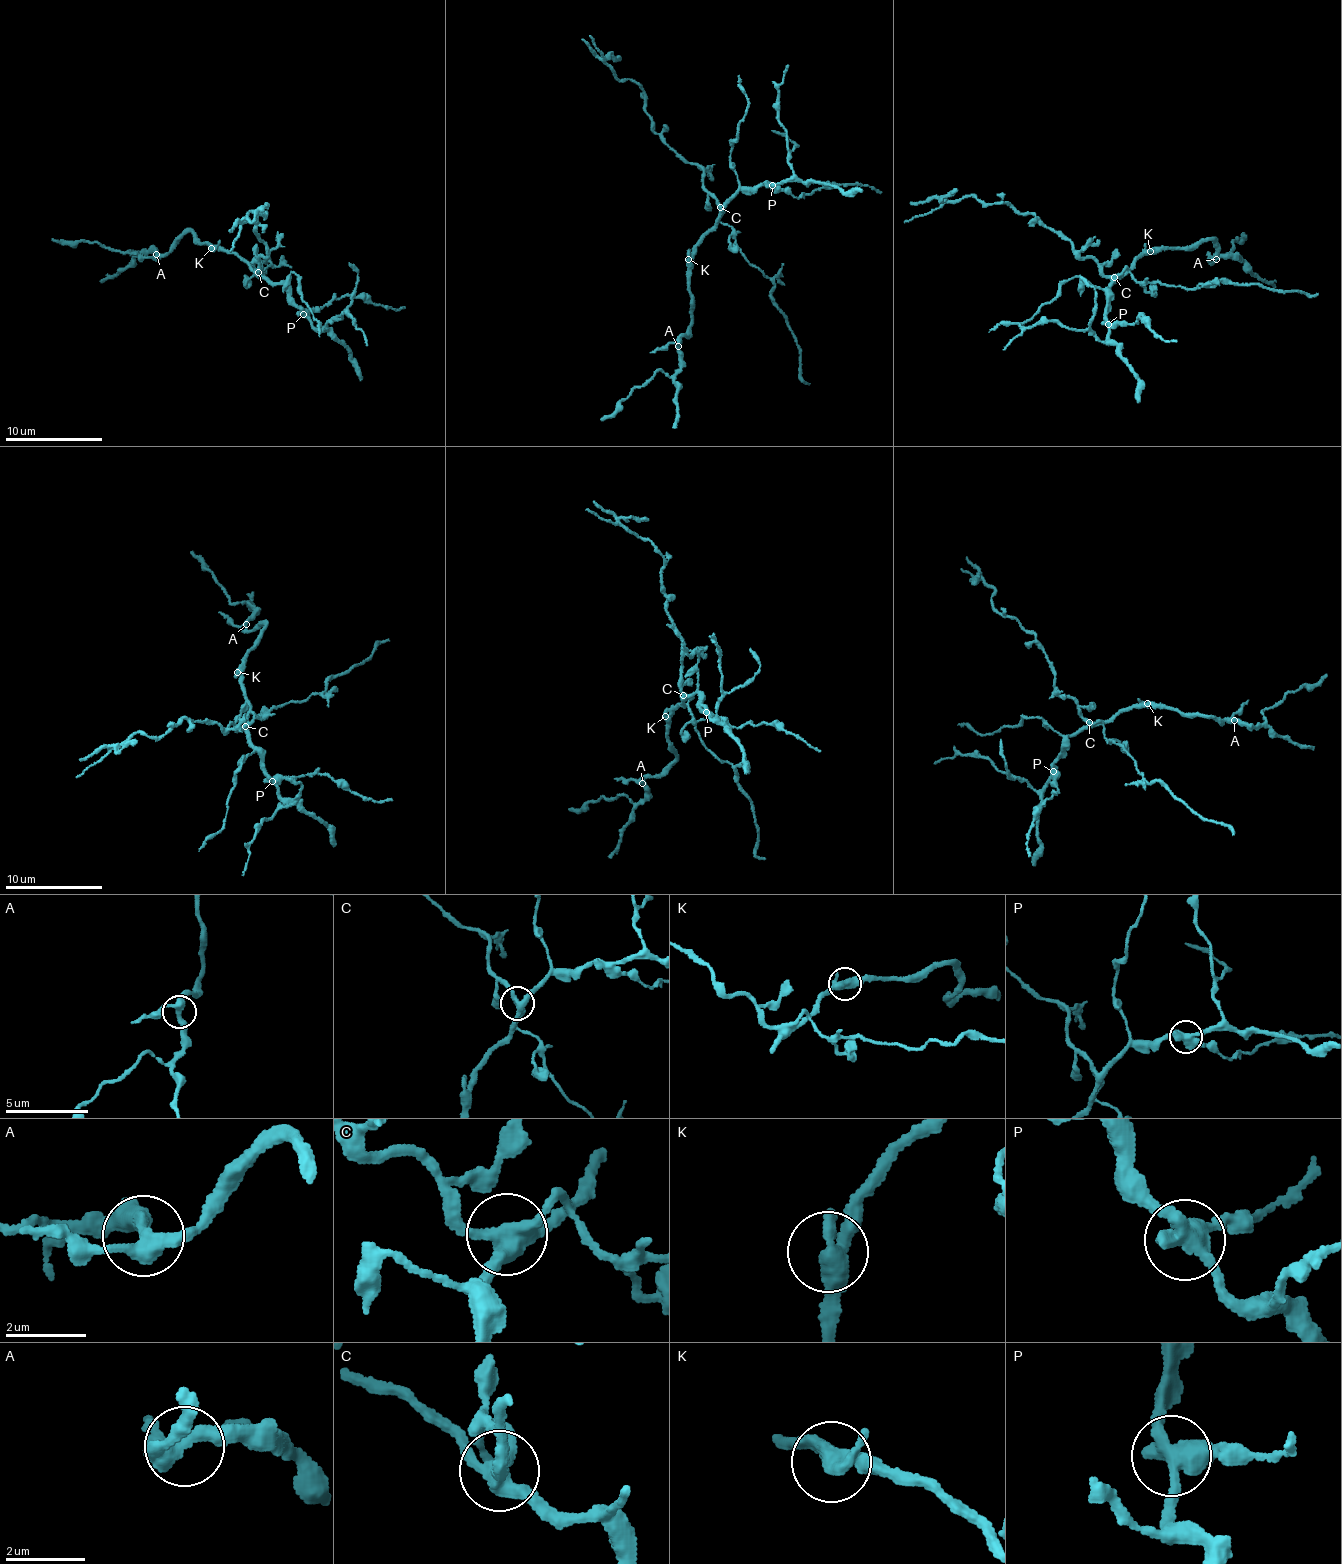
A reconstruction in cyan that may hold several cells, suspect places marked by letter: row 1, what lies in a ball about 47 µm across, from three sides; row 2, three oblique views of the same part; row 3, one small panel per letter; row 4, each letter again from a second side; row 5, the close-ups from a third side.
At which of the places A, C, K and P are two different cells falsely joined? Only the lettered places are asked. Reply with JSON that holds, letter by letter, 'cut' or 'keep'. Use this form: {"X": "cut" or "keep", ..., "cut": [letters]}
{"A": "keep", "C": "cut", "K": "keep", "P": "cut", "cut": ["C", "P"]}

